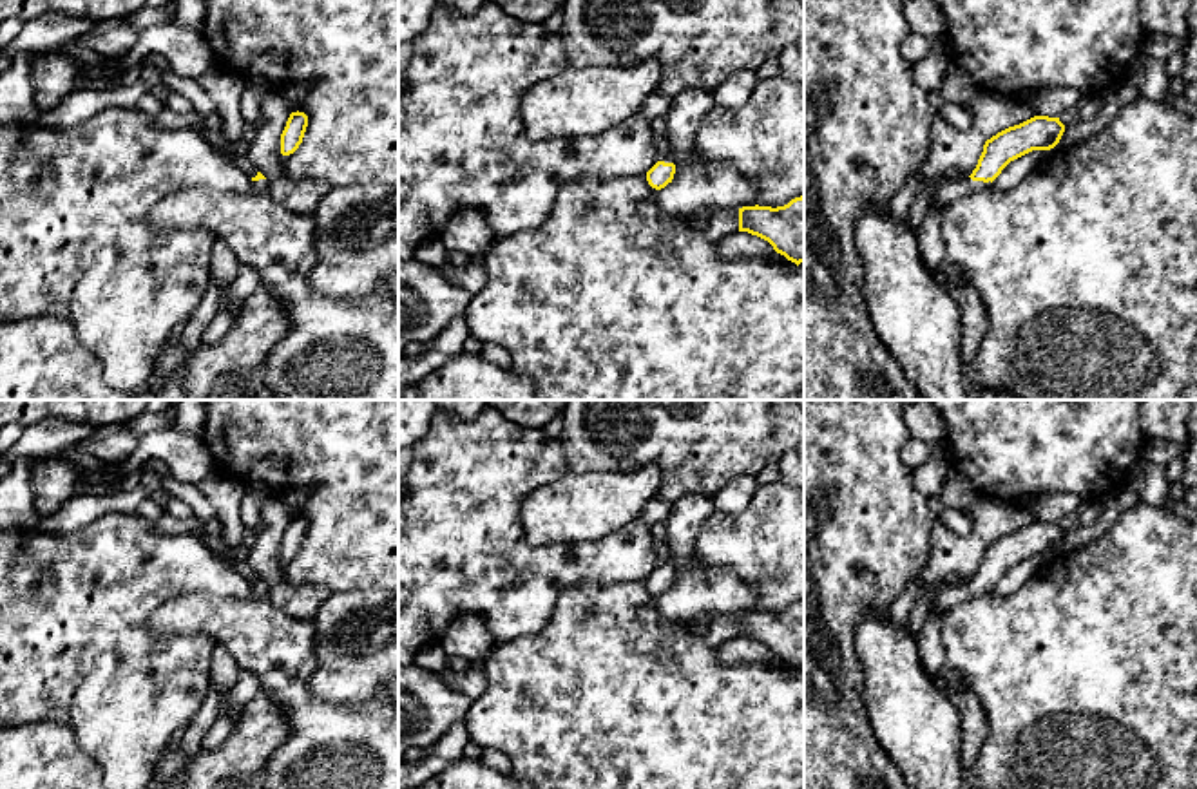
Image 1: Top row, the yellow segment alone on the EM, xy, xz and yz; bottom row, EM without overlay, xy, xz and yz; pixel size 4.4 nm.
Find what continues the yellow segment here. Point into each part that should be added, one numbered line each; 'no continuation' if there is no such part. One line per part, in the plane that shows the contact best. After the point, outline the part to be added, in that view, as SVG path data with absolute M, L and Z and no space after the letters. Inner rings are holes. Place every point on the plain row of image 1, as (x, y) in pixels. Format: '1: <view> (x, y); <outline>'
1: yz (948, 598); M971 583L965 585L954 585L954 586L945 586L936 592L933 603L931 603L931 612L934 615L943 617L951 608L956 604L969 601L976 595L989 595L992 588L983 588L983 586L972 586Z

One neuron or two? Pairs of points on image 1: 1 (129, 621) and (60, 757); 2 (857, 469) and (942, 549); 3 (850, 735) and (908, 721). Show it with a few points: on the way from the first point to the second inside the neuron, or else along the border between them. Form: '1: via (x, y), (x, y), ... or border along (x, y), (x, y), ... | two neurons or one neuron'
1: border along (29, 721), (60, 721), (98, 764) | two neurons
2: border along (937, 522), (929, 532), (929, 558), (917, 574) | two neurons
3: border along (862, 688), (862, 703), (873, 737), (895, 766) | two neurons

